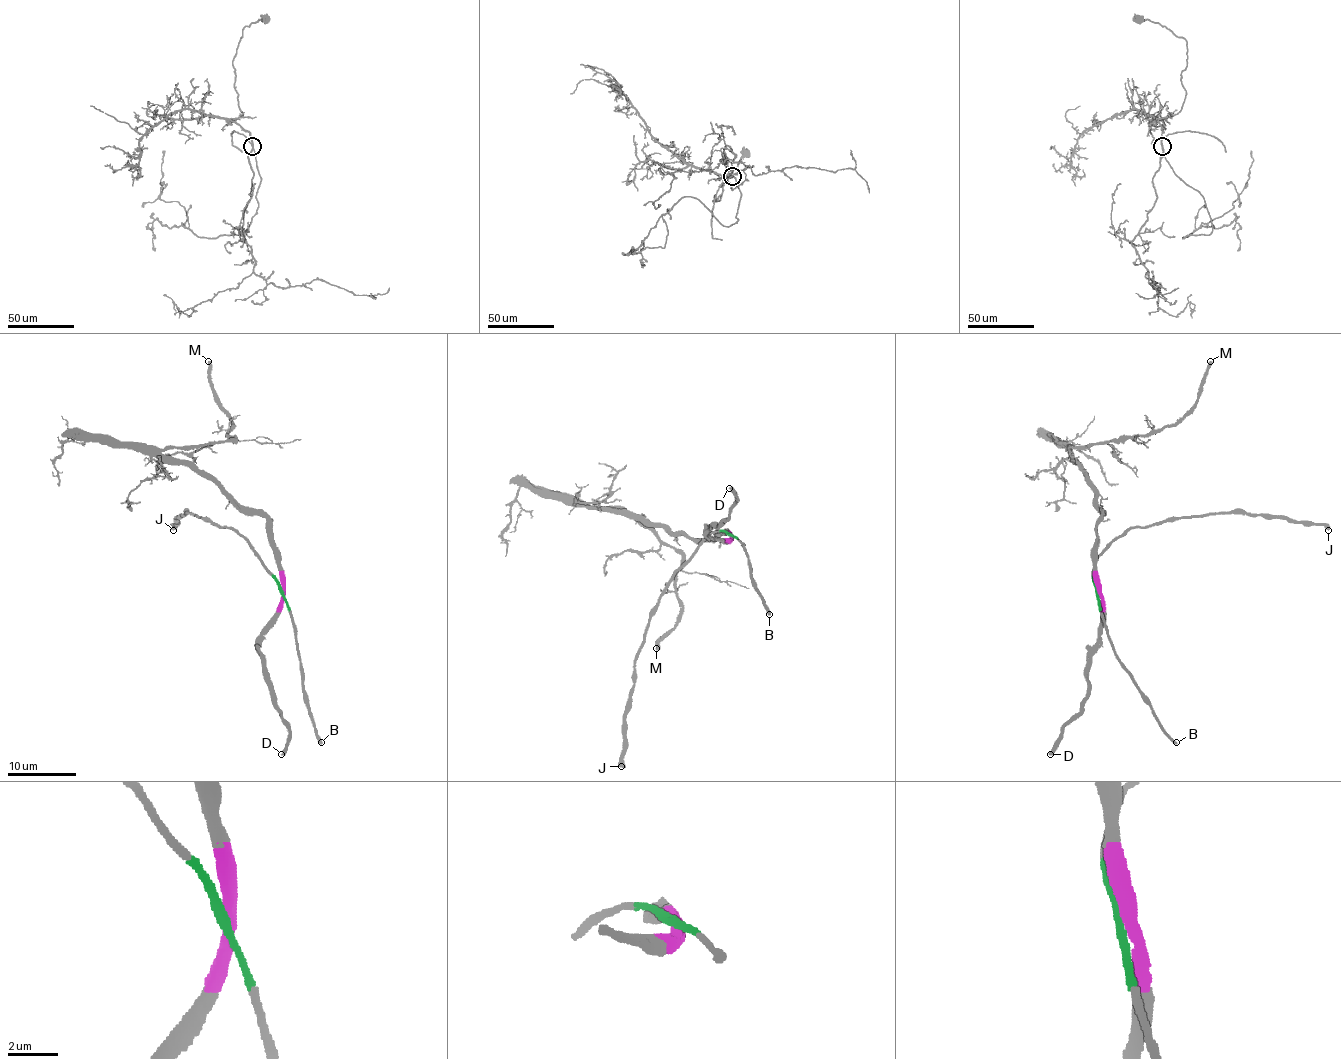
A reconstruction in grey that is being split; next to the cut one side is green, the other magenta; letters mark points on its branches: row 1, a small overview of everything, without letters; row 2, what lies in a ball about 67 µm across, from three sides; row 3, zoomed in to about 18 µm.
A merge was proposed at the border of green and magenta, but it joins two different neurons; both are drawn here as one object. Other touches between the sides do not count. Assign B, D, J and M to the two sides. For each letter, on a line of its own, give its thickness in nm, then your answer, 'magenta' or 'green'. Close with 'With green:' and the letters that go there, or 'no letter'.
B: 360 nm thick; green
D: 380 nm thick; magenta
J: 480 nm thick; green
M: 400 nm thick; magenta
With green: B, J

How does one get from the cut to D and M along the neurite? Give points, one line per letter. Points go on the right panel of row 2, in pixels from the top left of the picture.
D: (1097, 592), (1101, 606), (1099, 647), (1092, 655), (1089, 671), (1089, 697), (1063, 727), (1059, 743), (1049, 755)
M: (1097, 592), (1095, 522), (1101, 508), (1097, 493), (1070, 451), (1173, 426), (1197, 400), (1210, 360)

